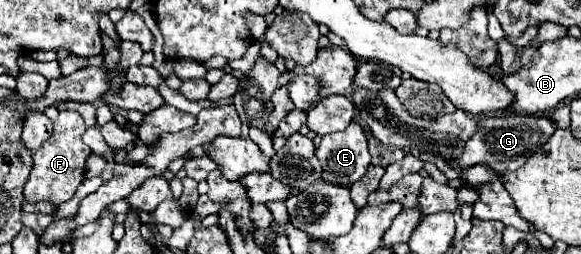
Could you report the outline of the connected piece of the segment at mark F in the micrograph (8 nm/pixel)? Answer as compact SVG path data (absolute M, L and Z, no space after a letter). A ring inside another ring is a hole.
M73 110L59 112L57 122L53 124L51 138L45 142L45 146L41 146L41 150L37 150L33 154L35 164L33 164L33 170L31 170L29 180L25 184L25 190L23 190L23 194L29 202L49 200L53 204L61 204L75 194L77 186L83 182L85 160L91 154L89 146L85 146L81 140L85 130L87 130L87 126L85 126L79 112L73 112Z

